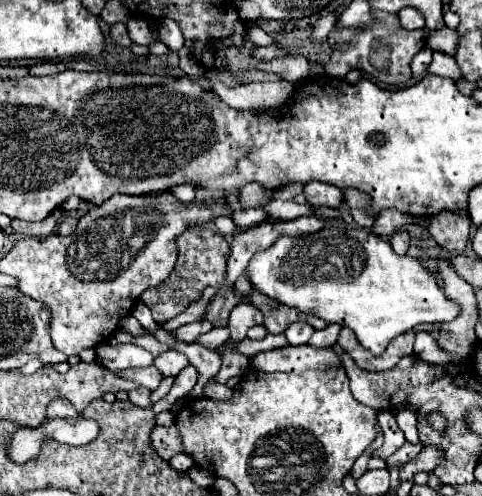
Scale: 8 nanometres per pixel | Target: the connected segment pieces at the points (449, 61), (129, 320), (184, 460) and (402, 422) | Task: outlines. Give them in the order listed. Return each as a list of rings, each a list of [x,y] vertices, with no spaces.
[[[434,51],[434,59],[428,65],[428,73],[444,75],[444,77],[450,77],[450,79],[460,79],[460,69],[456,67],[456,61],[450,55],[440,53],[440,51]]]
[[[128,315],[128,317],[120,319],[120,329],[128,331],[130,335],[144,335],[144,333],[146,333],[144,327],[140,325],[140,321],[138,321],[134,315]]]
[[[176,455],[176,457],[172,457],[172,461],[170,461],[170,465],[176,469],[176,471],[180,471],[180,473],[186,473],[188,469],[192,469],[194,467],[194,463],[190,461],[190,457],[188,455]]]
[[[400,407],[400,409],[396,411],[396,421],[398,421],[400,429],[402,429],[404,435],[406,435],[406,441],[418,445],[420,439],[418,439],[418,429],[416,429],[416,415],[414,415],[414,411],[410,411],[408,407]]]

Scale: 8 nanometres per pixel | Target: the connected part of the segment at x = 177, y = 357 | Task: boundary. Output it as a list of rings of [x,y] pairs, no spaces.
[[[164,351],[154,359],[154,365],[162,371],[162,375],[176,375],[178,371],[182,371],[188,365],[188,359],[178,353],[178,351]]]

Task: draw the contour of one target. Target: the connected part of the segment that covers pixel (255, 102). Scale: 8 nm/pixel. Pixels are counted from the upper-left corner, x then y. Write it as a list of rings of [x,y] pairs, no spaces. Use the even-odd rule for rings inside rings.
[[[212,81],[214,93],[236,111],[264,113],[268,109],[282,109],[294,91],[292,83],[248,83],[240,87],[226,87],[218,81]]]

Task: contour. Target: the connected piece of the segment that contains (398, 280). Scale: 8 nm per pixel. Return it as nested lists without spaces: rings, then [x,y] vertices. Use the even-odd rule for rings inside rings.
[[[324,227],[304,237],[280,237],[270,249],[256,253],[244,271],[256,291],[276,299],[302,313],[312,313],[328,323],[350,327],[360,345],[372,355],[384,353],[388,343],[406,331],[414,331],[422,323],[450,323],[460,315],[460,305],[448,299],[444,287],[438,283],[436,273],[424,267],[422,259],[396,255],[388,241],[364,229],[338,229]]]

